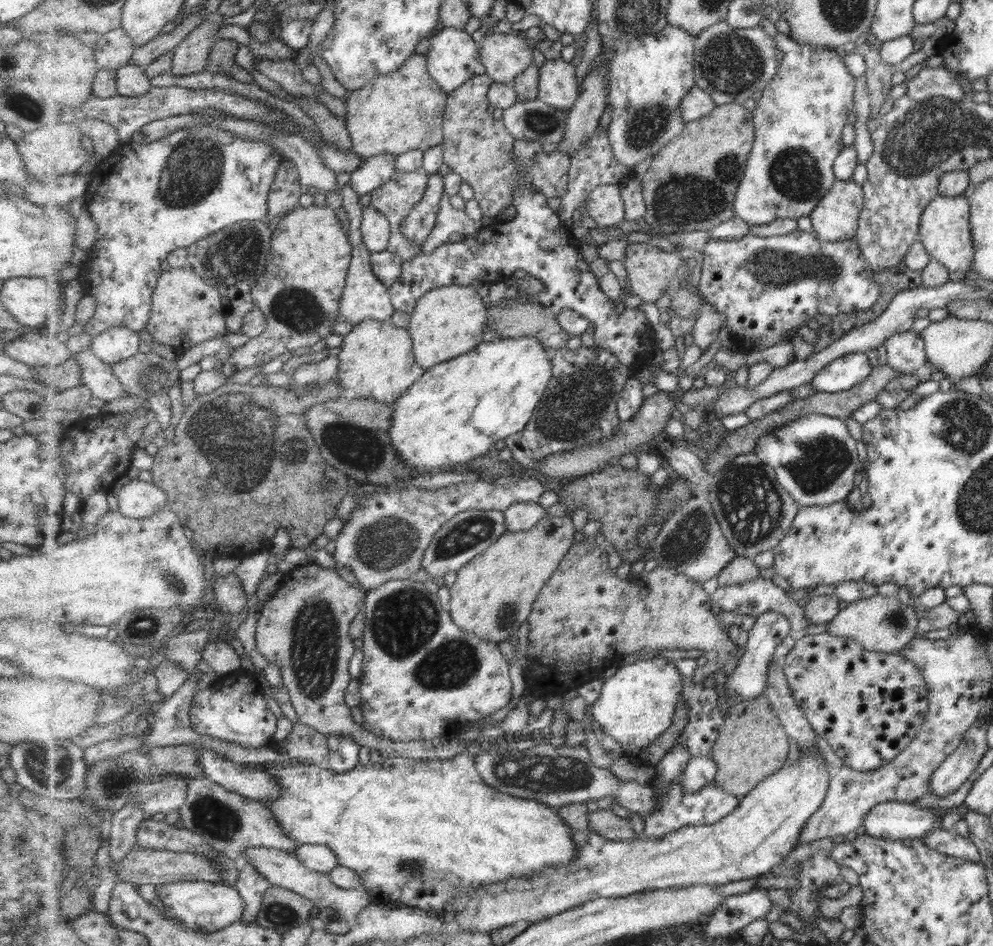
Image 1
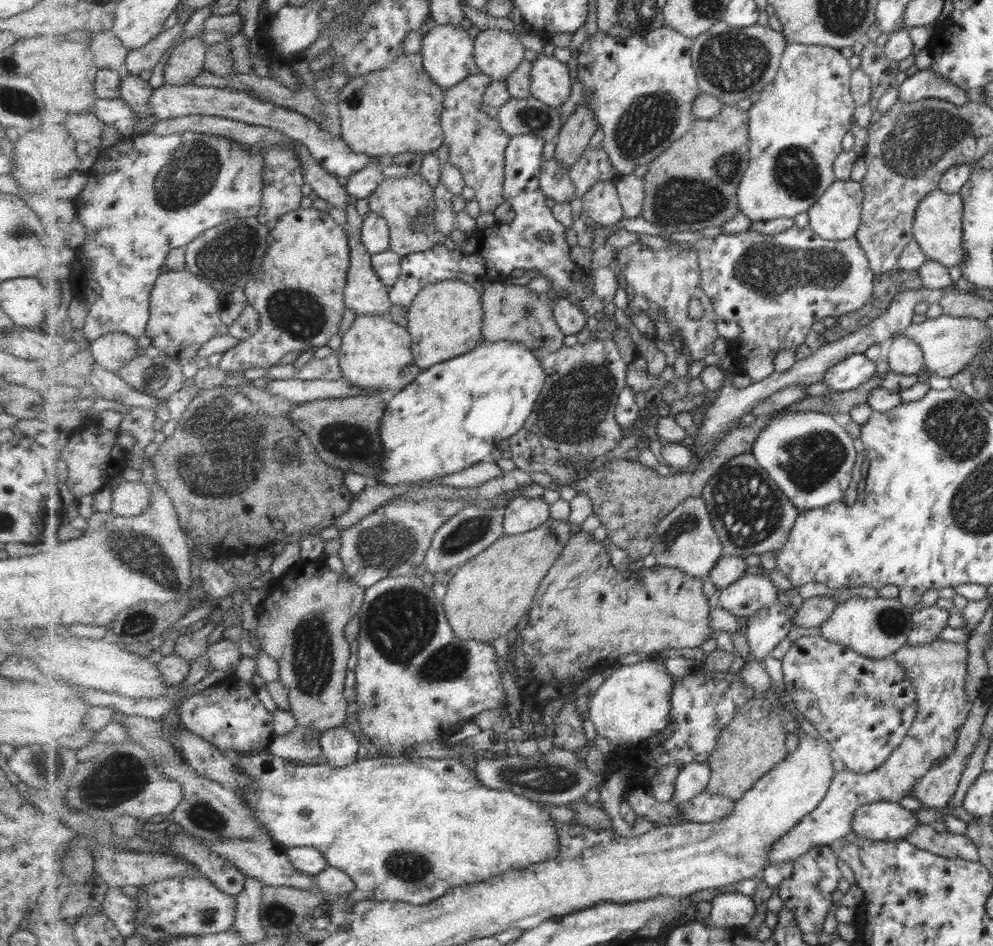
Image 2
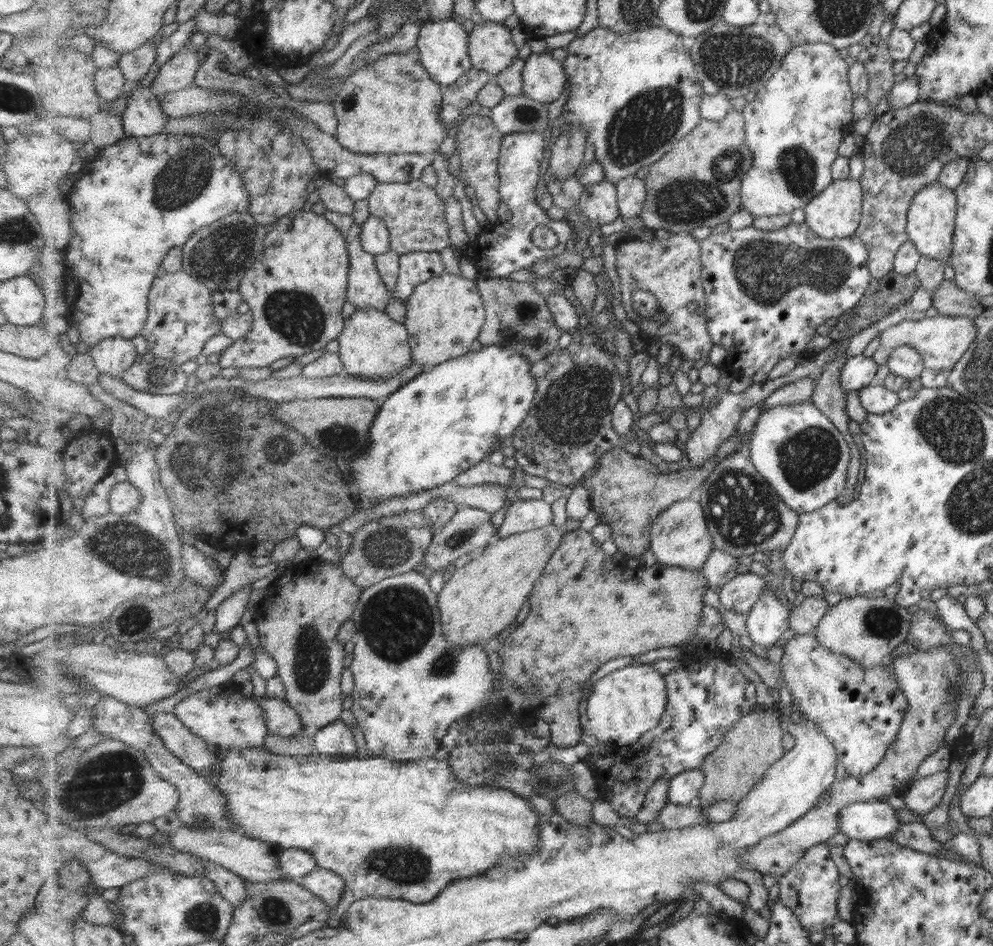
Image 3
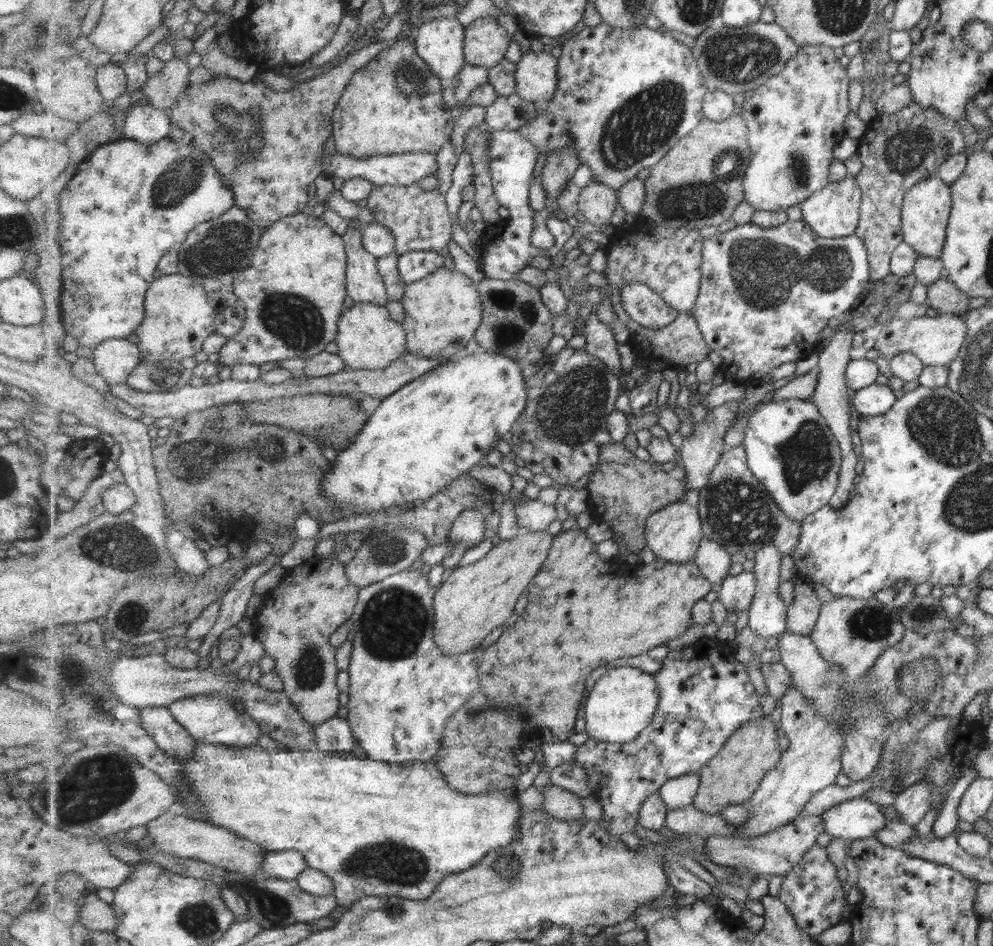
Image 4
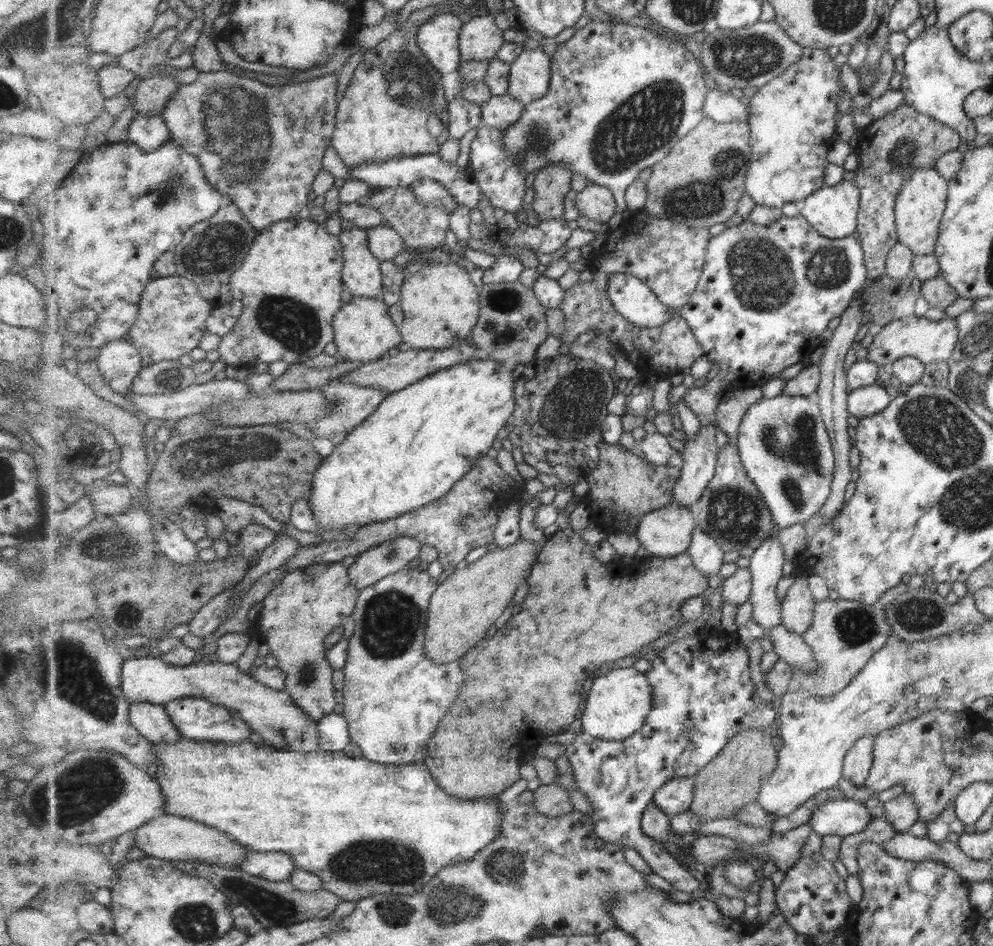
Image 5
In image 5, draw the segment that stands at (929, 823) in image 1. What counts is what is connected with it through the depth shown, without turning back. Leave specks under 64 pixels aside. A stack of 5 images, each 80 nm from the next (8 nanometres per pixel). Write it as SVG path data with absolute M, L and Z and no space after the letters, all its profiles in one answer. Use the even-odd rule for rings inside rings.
M843 798L819 803L808 823L817 834L843 838L861 832L871 819L861 802Z

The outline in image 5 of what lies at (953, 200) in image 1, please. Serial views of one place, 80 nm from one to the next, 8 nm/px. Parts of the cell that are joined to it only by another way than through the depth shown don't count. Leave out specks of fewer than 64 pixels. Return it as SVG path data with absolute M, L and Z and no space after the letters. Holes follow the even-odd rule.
M934 167L914 168L900 184L895 202L895 226L899 243L909 248L914 255L934 254L937 228L946 201L946 180Z

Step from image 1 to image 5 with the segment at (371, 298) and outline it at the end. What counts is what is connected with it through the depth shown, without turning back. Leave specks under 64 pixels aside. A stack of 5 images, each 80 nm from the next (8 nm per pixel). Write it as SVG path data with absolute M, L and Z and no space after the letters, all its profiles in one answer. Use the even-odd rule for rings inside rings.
M345 224L339 236L344 246L345 288L355 298L381 299L384 274L381 261L369 250L366 227Z

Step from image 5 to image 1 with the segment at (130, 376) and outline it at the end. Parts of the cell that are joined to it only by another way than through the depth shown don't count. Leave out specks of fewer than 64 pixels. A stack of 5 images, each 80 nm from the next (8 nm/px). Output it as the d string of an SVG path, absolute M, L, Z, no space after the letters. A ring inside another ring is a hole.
M114 326L92 337L90 346L103 362L112 366L139 353L141 336L132 328Z

